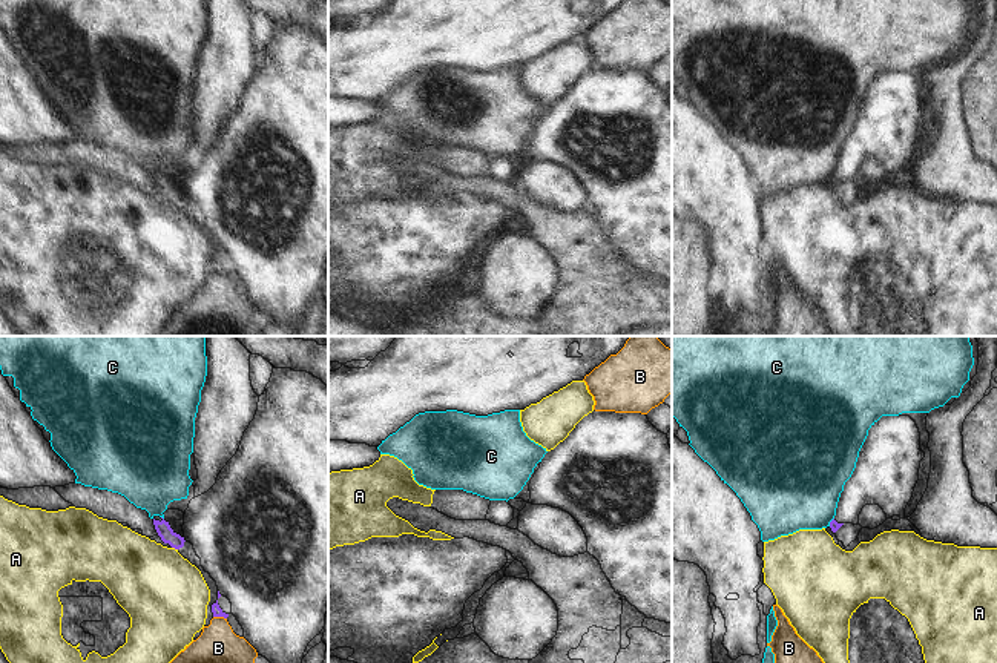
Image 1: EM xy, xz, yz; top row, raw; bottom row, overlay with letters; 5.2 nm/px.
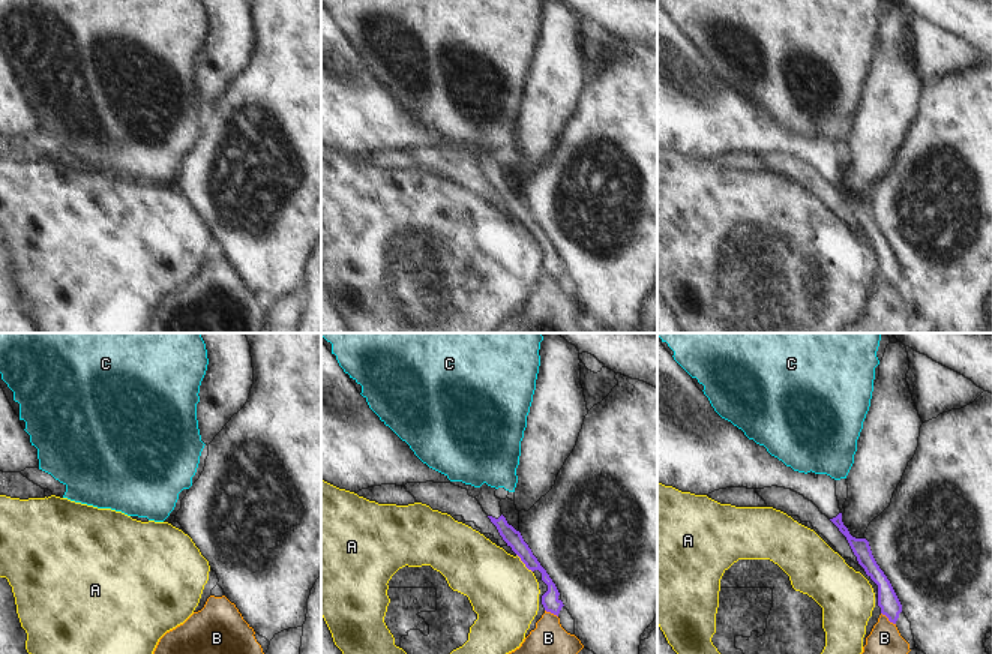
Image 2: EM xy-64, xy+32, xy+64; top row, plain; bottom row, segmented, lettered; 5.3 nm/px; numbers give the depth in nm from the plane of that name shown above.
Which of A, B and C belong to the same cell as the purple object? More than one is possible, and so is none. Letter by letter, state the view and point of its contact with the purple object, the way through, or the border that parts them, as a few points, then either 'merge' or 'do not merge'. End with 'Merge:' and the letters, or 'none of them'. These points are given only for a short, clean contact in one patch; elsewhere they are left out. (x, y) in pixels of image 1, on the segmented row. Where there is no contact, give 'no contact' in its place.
A: meets purple in xy at (175, 548); border along xy (172, 547), (177, 550); do not merge
B: meets purple in xy at (220, 616); border along xy (213, 616), (226, 619); do not merge
C: meets purple in yz at (830, 522); border along yz (833, 517), (829, 525); do not merge
Merge: none of them

